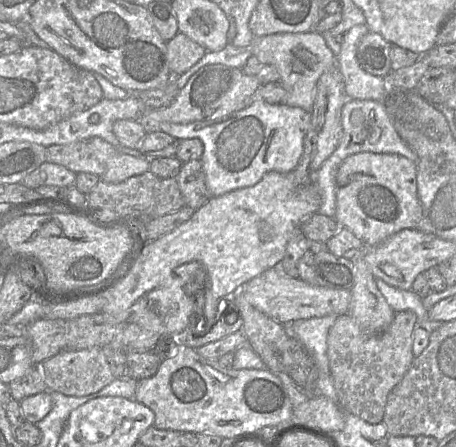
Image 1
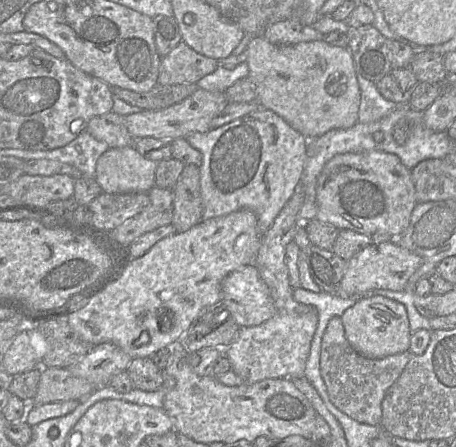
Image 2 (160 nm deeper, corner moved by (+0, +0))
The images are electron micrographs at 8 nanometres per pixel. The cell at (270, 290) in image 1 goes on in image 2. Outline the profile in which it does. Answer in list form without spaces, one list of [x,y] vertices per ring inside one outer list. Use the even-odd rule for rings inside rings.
[[[255,264],[241,267],[223,279],[221,302],[240,328],[258,326],[277,313],[270,289]]]

